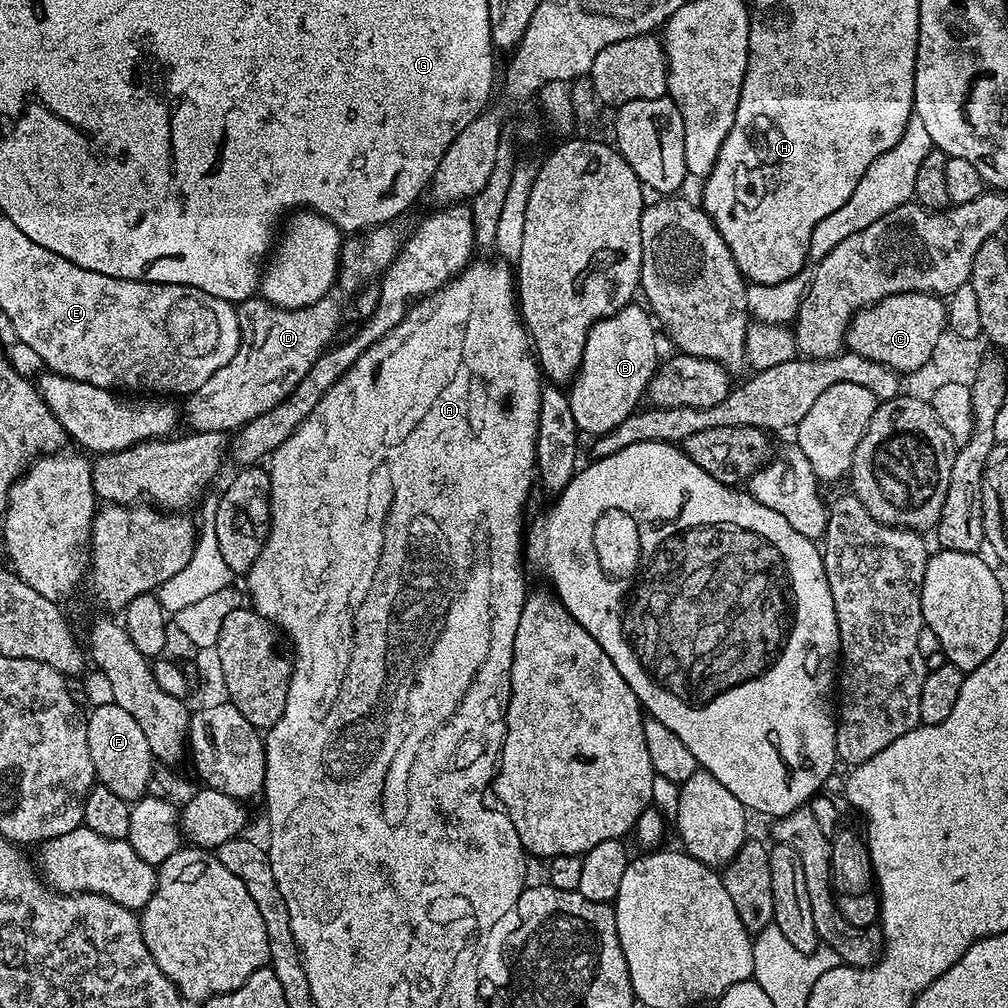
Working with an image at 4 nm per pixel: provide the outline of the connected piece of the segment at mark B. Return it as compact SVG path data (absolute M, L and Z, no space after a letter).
M639 303L628 304L614 315L598 321L588 332L580 368L567 393L577 429L581 433L589 432L589 437L595 438L614 430L618 422L637 411L645 399L648 383L656 373L657 325L649 309Z

